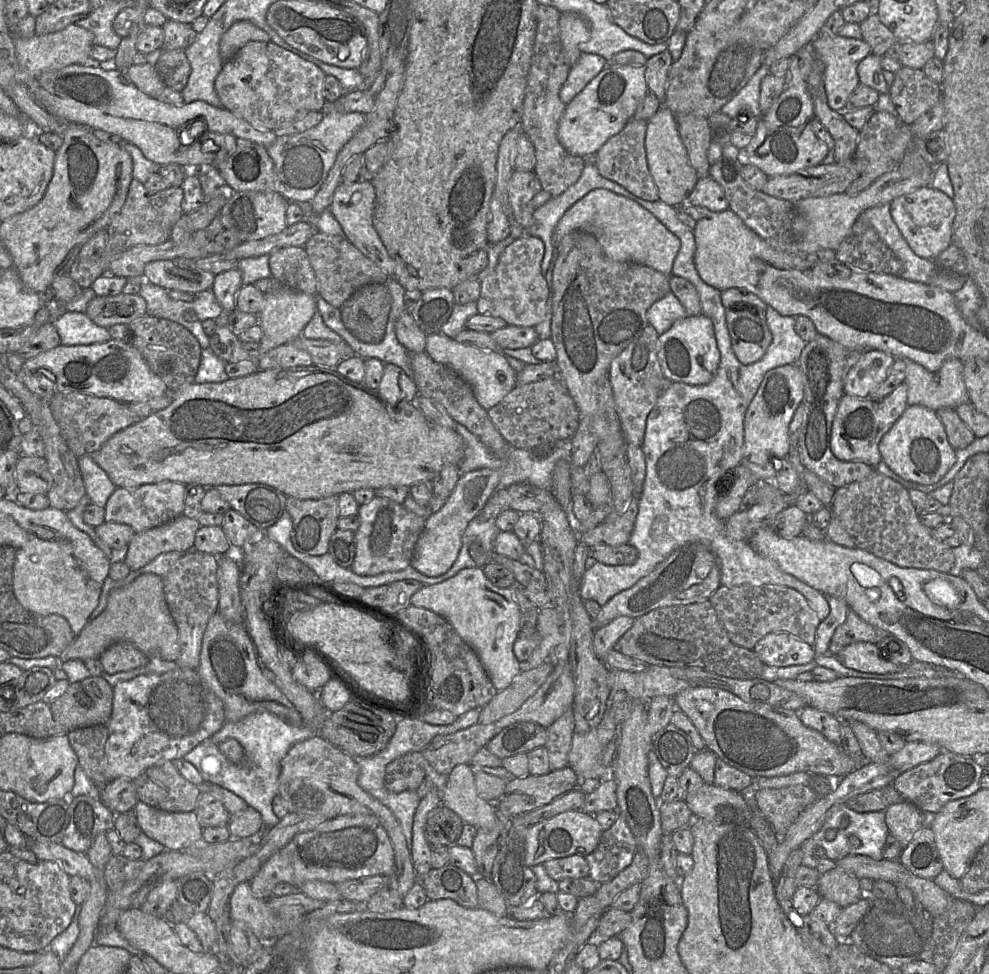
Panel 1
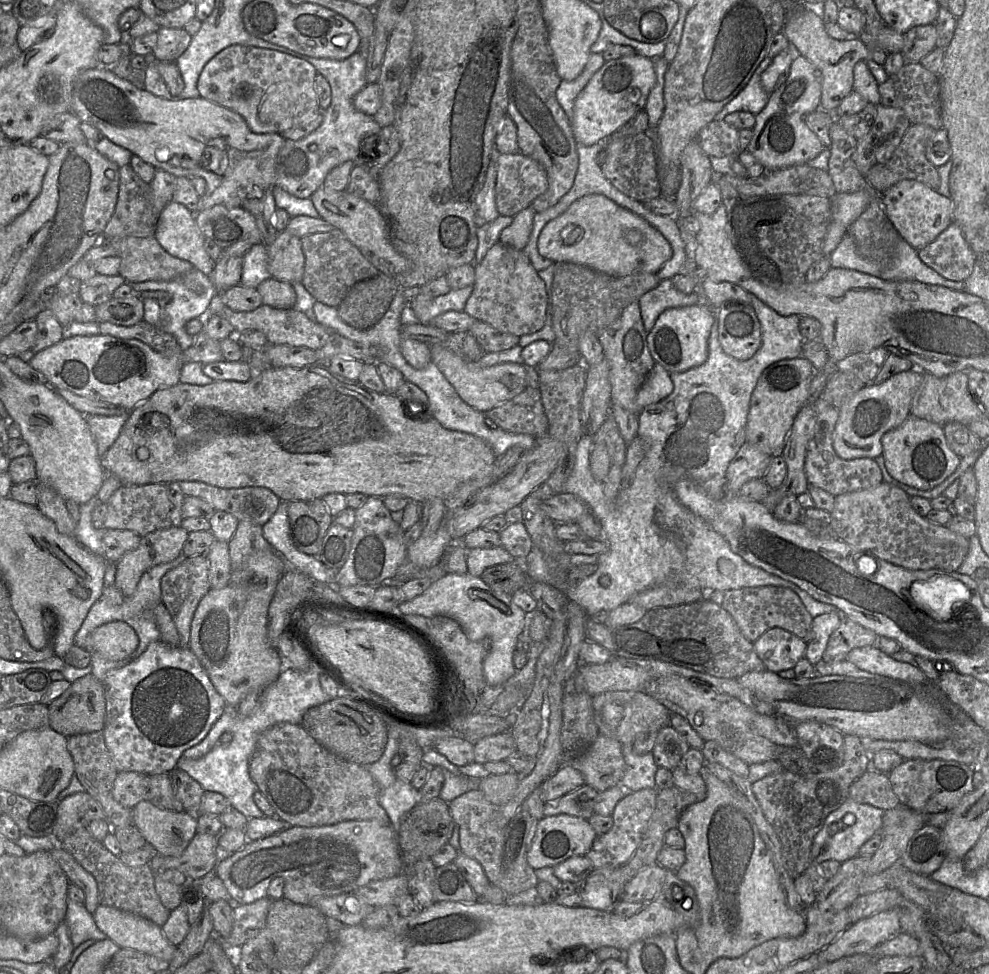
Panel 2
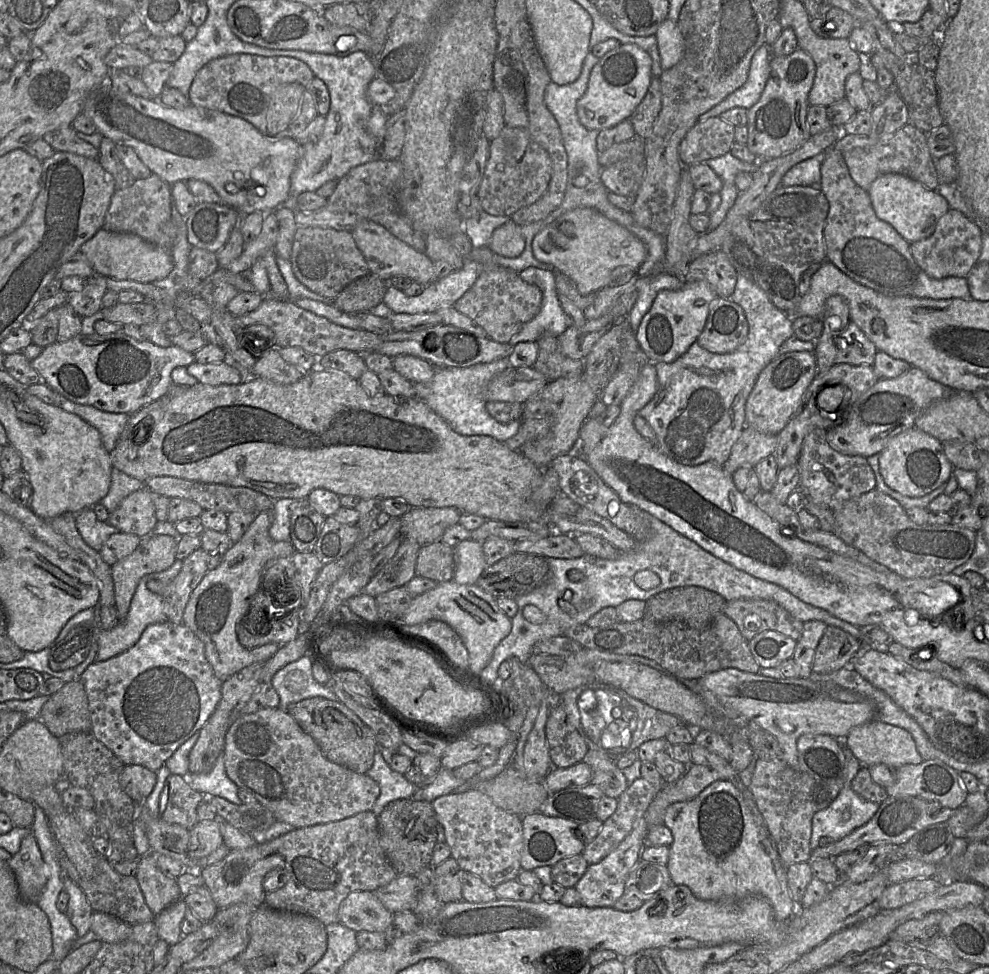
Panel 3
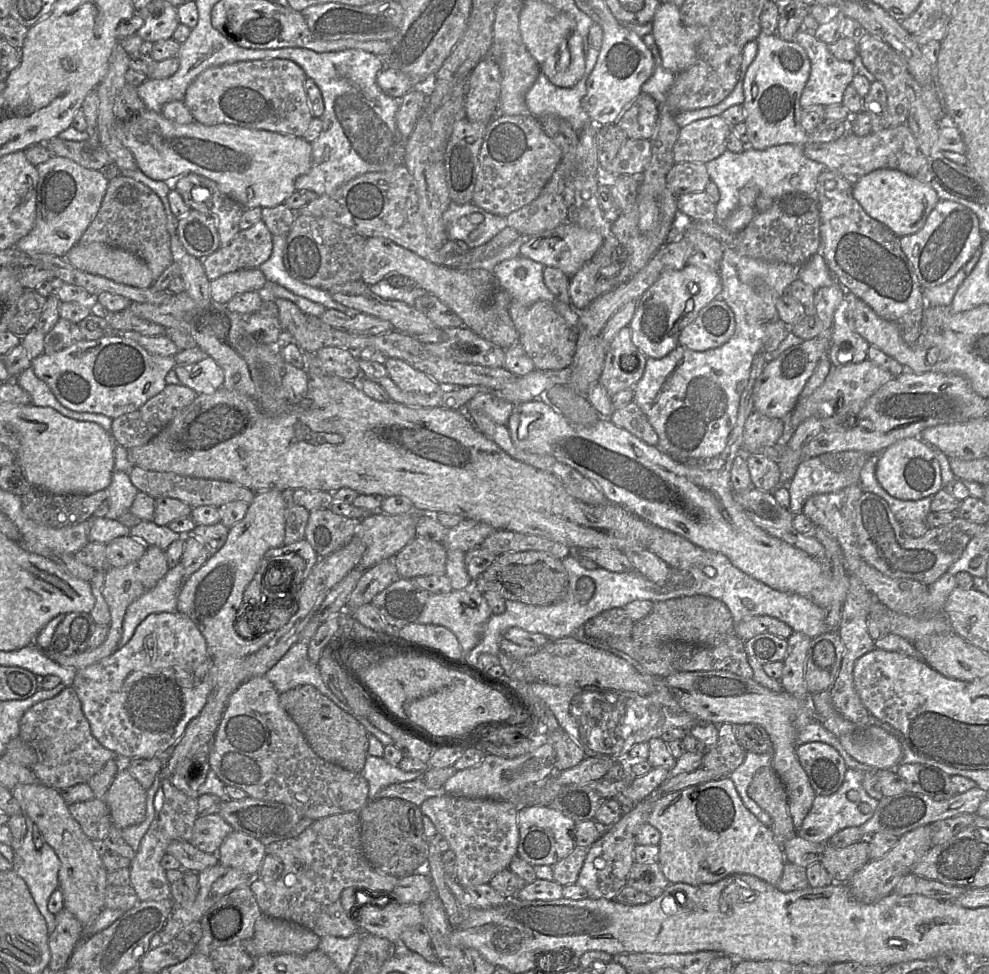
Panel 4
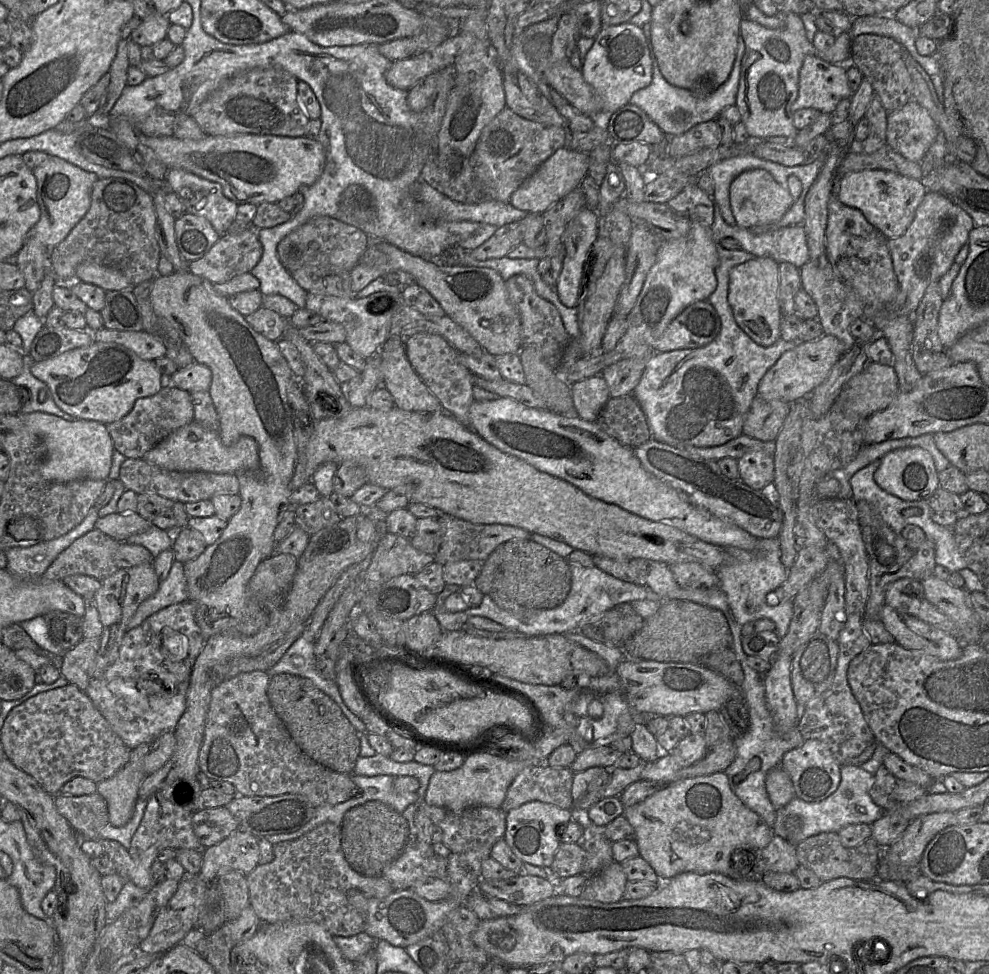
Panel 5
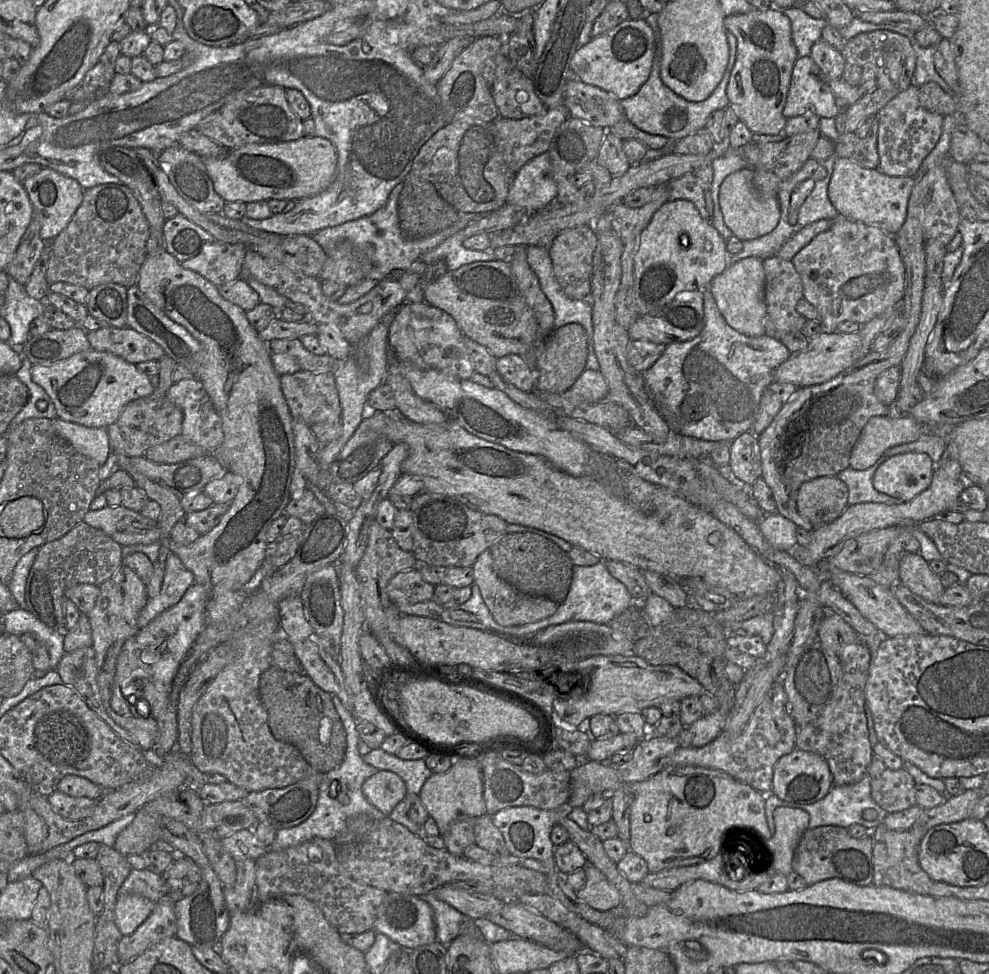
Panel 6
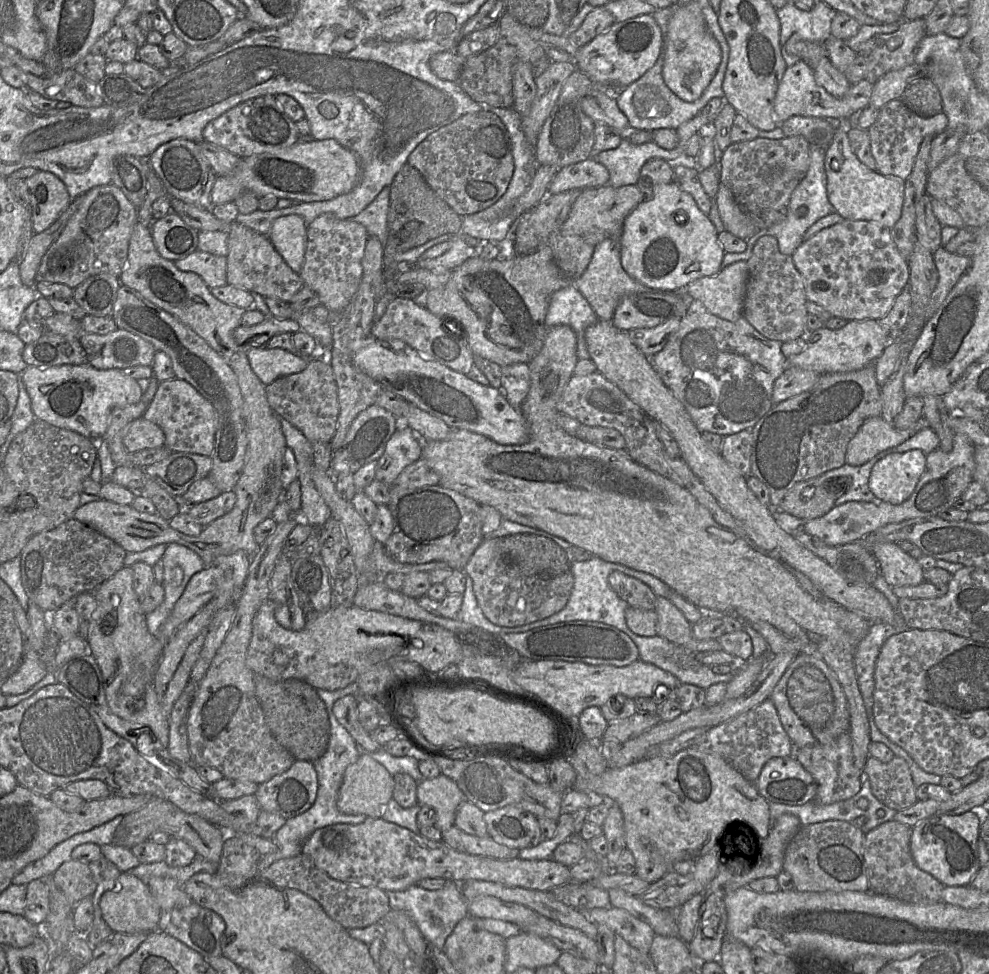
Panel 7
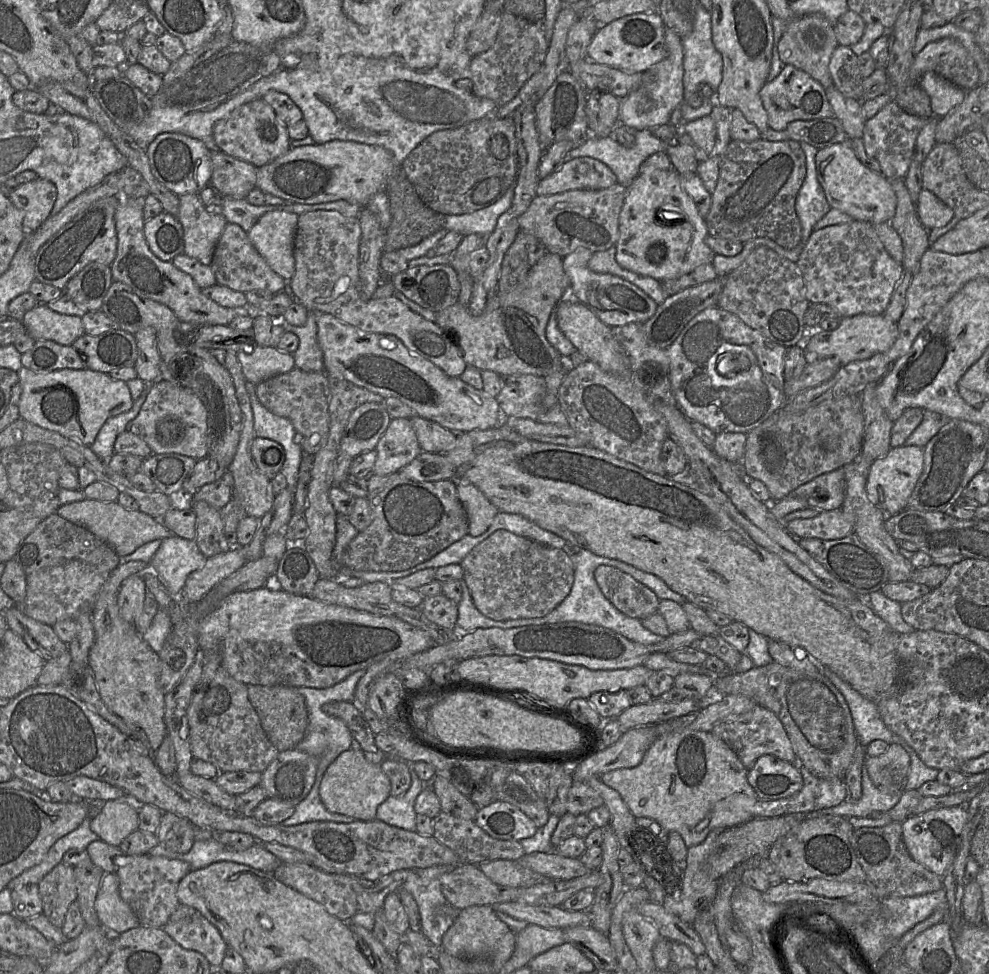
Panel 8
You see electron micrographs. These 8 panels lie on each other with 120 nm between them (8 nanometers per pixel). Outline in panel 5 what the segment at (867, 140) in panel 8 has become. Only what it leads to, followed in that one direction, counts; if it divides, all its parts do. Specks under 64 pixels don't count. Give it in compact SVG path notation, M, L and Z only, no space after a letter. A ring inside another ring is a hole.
M915 100L909 101L901 109L888 113L886 145L909 161L921 163L934 144L939 128L925 108Z

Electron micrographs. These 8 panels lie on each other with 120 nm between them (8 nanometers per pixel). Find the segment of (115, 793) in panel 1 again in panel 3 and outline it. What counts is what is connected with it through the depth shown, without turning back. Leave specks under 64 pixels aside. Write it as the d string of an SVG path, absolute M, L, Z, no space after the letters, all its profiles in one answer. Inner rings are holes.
M125 765L120 776L121 786L133 801L141 804L153 791L156 774L142 765Z

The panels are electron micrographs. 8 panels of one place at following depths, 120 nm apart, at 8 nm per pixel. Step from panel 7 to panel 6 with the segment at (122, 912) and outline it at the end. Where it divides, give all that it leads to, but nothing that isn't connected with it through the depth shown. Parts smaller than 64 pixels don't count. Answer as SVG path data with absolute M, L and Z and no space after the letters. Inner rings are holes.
M136 894L119 895L115 906L115 923L123 936L131 935L145 922L156 903Z

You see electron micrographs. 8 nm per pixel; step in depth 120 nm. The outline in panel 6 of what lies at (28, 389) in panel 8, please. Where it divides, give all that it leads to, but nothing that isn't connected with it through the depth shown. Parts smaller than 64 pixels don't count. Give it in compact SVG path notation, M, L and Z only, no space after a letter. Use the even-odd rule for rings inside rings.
M89 349L50 365L33 365L30 374L53 402L57 418L86 427L107 428L128 403L154 392L149 377L135 365L114 354Z

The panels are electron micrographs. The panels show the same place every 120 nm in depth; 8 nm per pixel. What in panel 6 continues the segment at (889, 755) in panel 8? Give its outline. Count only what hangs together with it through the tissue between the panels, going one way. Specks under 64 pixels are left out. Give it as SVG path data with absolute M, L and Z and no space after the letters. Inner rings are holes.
M874 755L867 774L871 778L871 797L888 814L916 805L916 782L905 768L891 770Z

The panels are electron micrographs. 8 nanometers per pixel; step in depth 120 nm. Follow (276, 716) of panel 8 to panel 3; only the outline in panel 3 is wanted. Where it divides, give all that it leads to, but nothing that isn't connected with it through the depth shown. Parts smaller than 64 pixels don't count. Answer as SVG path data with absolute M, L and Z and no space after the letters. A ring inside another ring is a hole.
M312 697L293 703L287 712L318 744L325 757L354 772L366 774L372 767L378 741L373 731L341 701Z

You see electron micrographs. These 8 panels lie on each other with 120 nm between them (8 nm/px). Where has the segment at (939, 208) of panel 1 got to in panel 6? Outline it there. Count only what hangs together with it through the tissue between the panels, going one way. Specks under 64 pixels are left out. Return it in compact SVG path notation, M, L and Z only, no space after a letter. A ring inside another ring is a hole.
M836 158L828 197L842 217L879 228L894 237L905 222L914 184L914 177L888 176L879 169L865 168L847 158Z

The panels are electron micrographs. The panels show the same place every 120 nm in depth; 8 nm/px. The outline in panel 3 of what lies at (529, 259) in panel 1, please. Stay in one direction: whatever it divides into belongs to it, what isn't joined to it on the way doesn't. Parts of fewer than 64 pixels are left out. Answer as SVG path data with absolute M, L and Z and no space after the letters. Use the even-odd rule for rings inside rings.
M490 247L472 249L469 257L481 266L481 273L472 288L454 307L481 326L489 339L508 344L526 323L538 315L543 293L536 285L525 282L519 273L498 265Z

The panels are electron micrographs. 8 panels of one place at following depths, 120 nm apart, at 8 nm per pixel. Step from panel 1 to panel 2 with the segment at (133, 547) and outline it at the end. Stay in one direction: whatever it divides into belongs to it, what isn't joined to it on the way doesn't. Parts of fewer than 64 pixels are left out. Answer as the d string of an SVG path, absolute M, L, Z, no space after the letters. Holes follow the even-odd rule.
M172 525L141 537L139 545L116 563L114 585L123 597L133 594L141 576L151 567L181 555L188 535L180 525Z

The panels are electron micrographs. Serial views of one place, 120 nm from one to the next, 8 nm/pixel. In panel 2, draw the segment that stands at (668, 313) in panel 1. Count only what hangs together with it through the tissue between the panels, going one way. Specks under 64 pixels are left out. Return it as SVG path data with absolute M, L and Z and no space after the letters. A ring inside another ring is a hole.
M662 279L657 287L646 292L639 299L644 328L651 331L659 315L668 308L678 308L706 303L696 292L685 294L677 290L671 279Z

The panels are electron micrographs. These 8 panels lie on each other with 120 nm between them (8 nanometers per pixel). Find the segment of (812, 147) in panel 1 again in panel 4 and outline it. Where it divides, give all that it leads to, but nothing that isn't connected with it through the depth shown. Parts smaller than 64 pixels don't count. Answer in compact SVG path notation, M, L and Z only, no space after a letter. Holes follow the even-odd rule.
M761 32L755 40L758 50L749 65L744 80L744 123L749 137L748 146L764 150L781 144L805 145L809 133L800 124L800 96L810 75L810 60L805 50L795 41L785 41L776 33Z

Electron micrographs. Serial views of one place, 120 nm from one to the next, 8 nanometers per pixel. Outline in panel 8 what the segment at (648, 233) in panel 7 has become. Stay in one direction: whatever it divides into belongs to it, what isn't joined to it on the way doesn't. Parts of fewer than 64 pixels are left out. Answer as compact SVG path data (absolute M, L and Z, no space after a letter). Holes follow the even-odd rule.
M674 169L645 170L627 187L624 204L619 215L619 237L615 244L617 263L630 271L657 280L677 278L697 266L712 263L714 252L705 243L708 236L704 218L693 199L681 184L681 176Z

